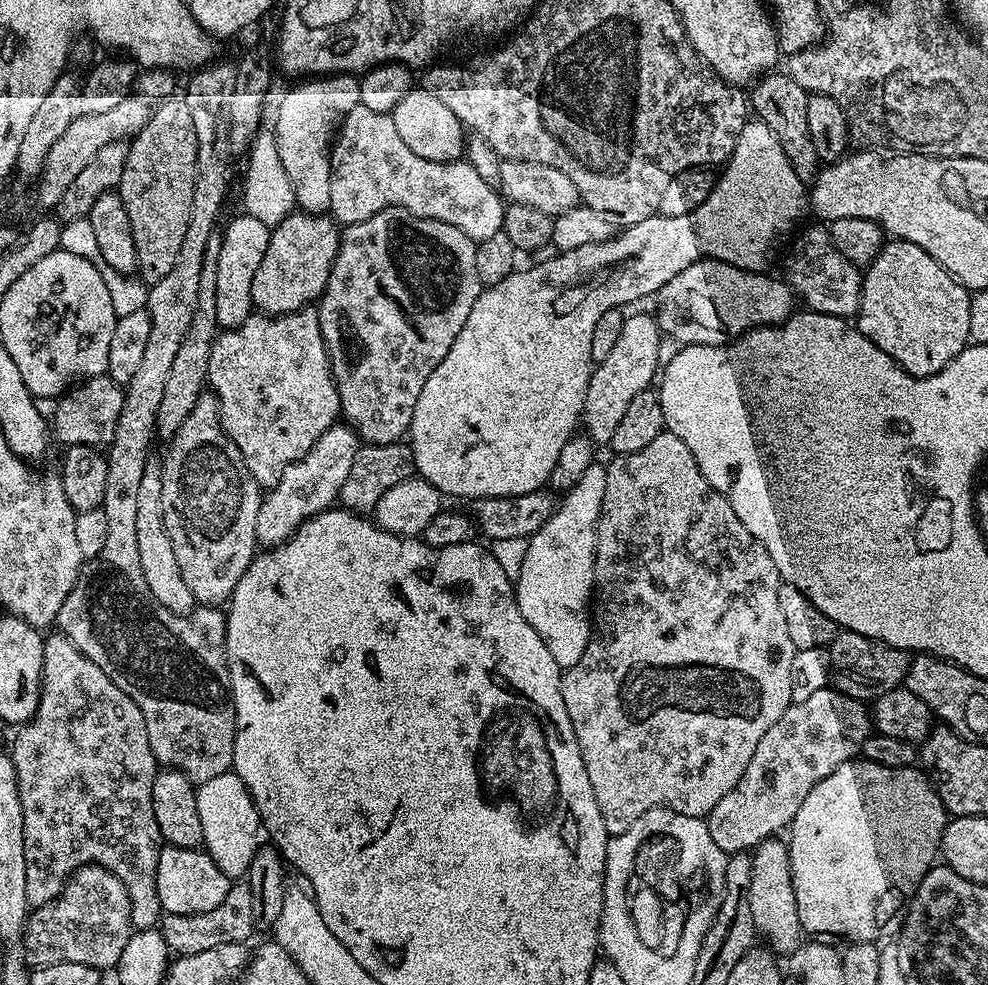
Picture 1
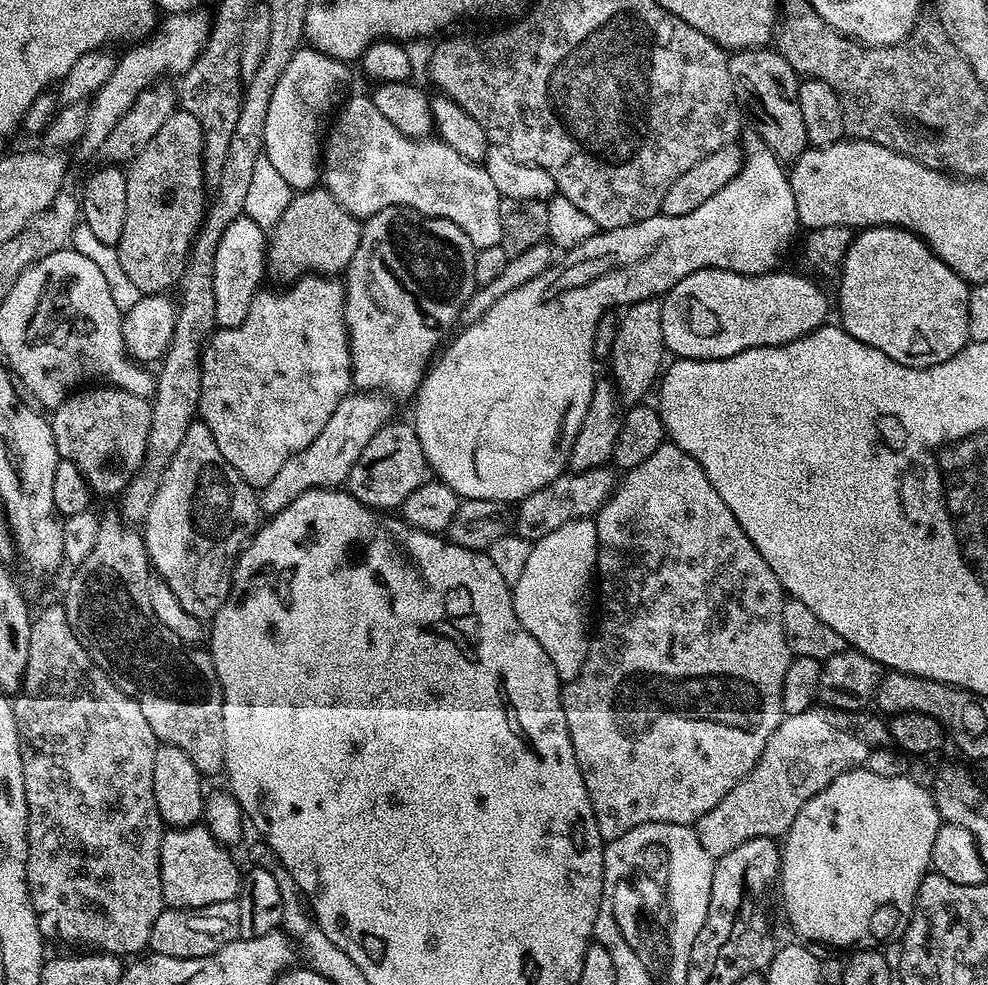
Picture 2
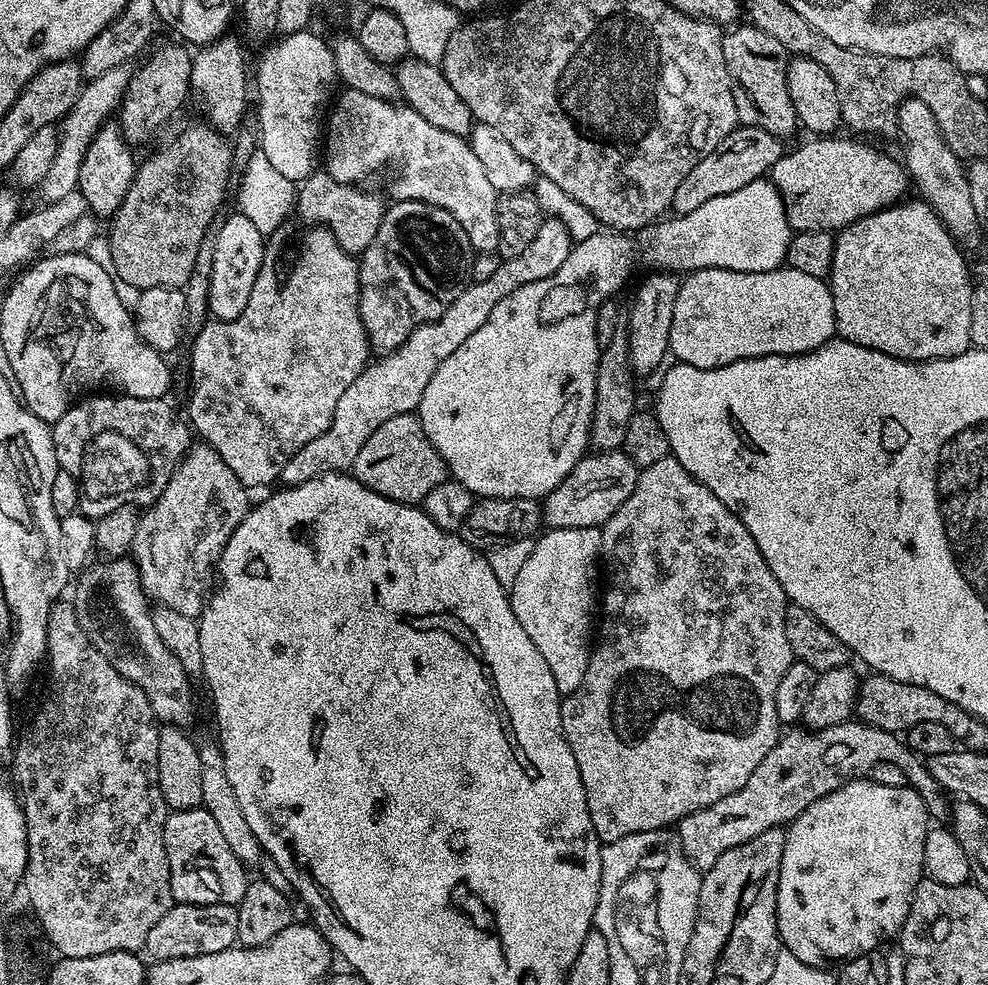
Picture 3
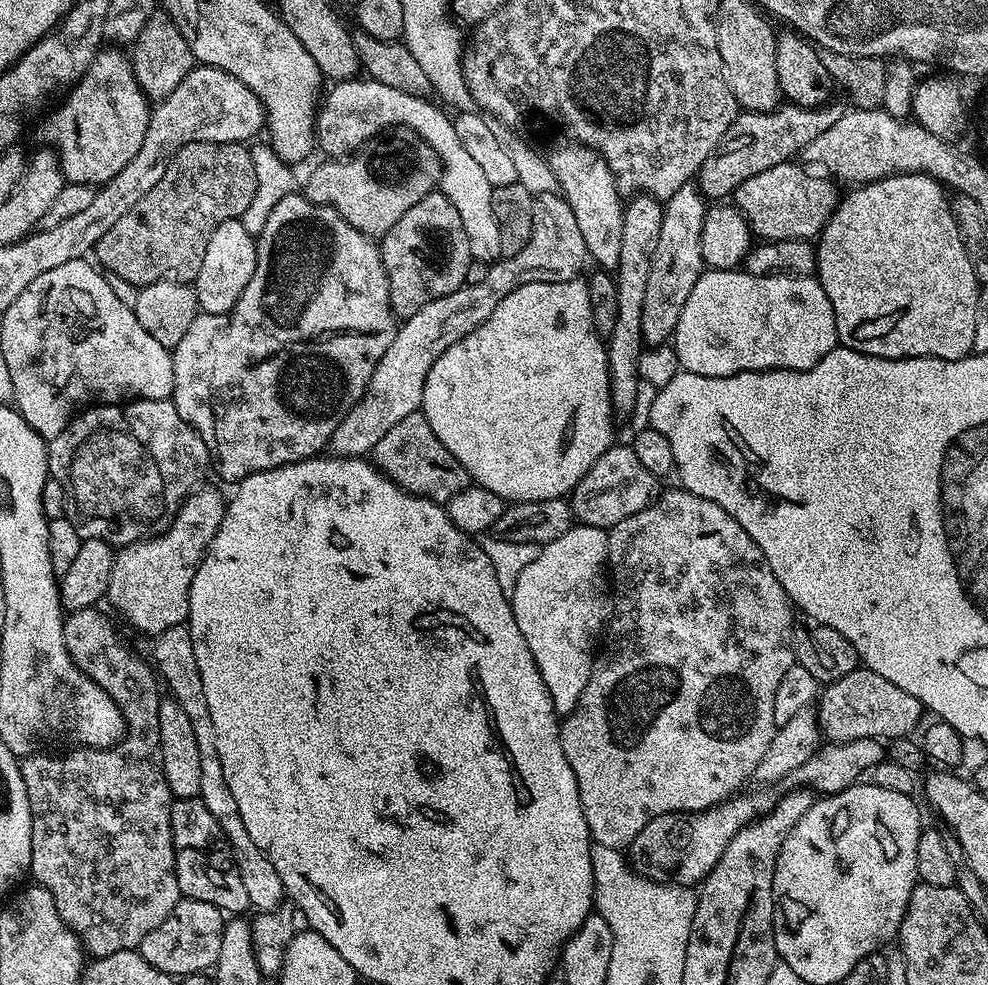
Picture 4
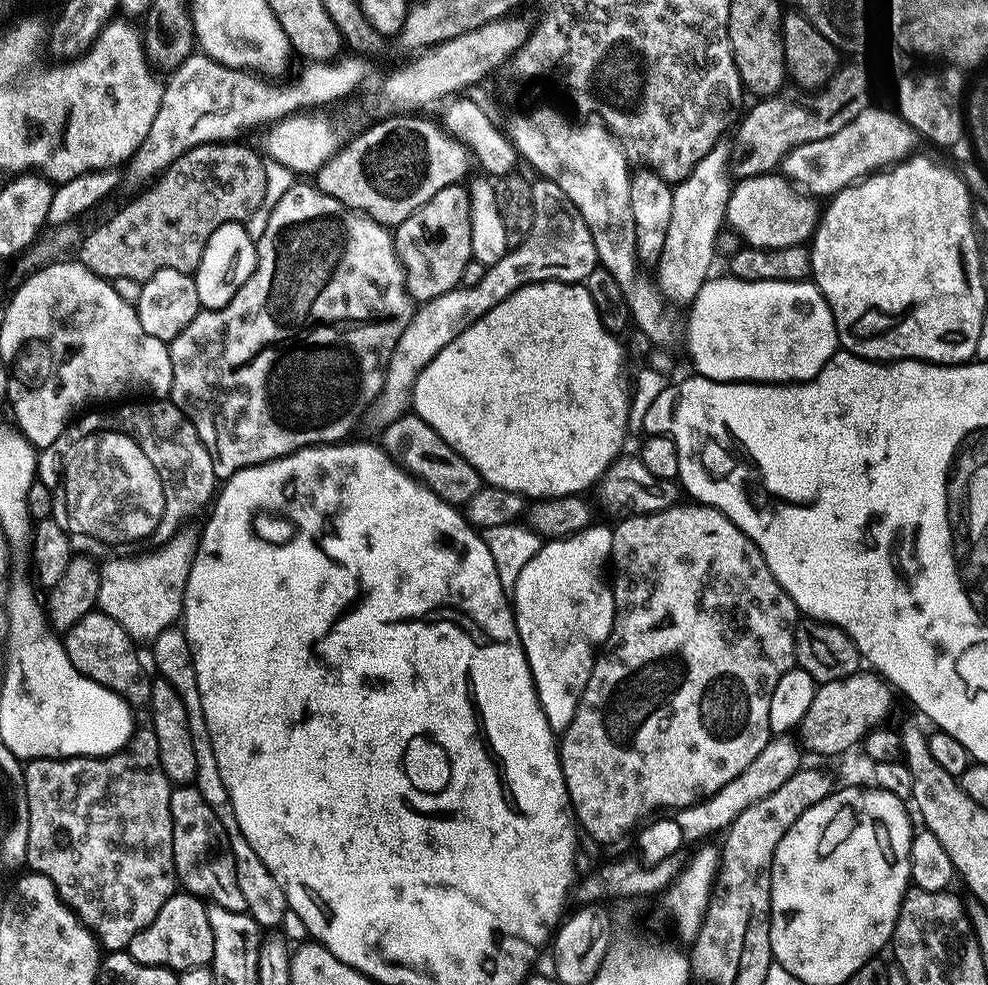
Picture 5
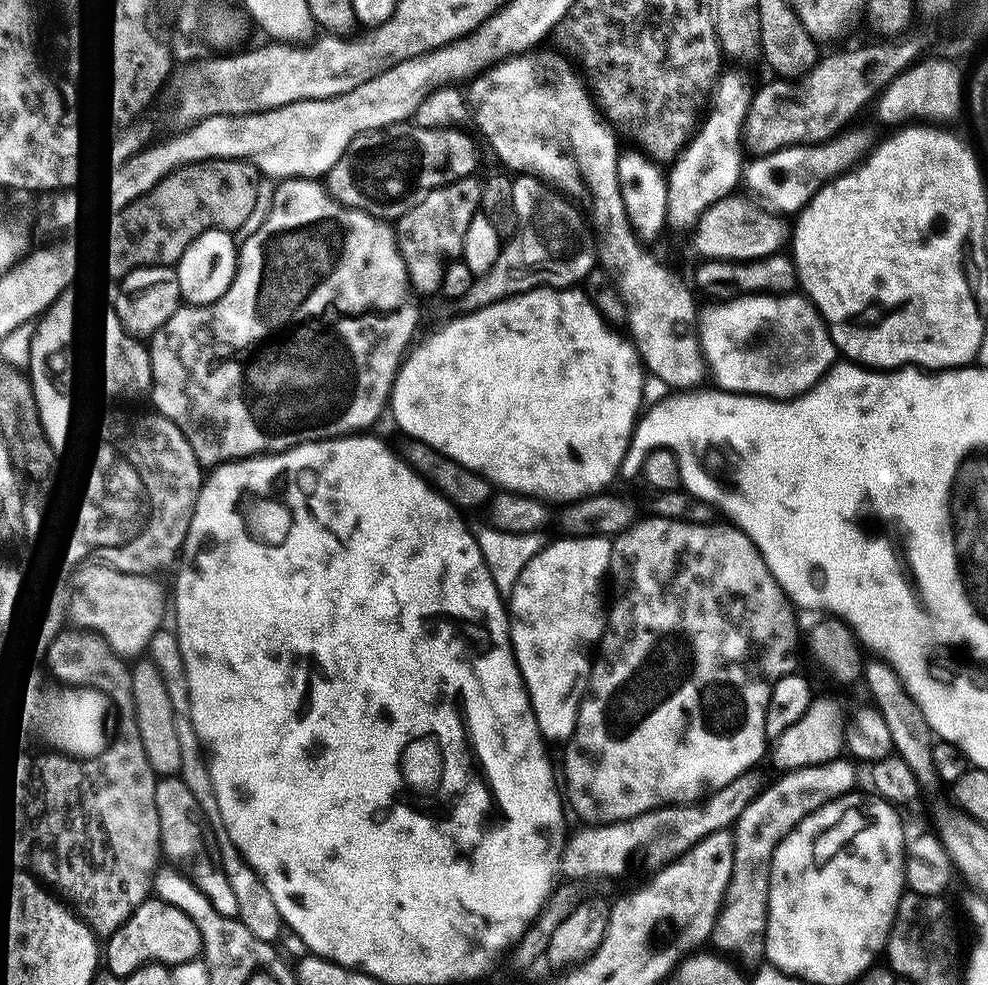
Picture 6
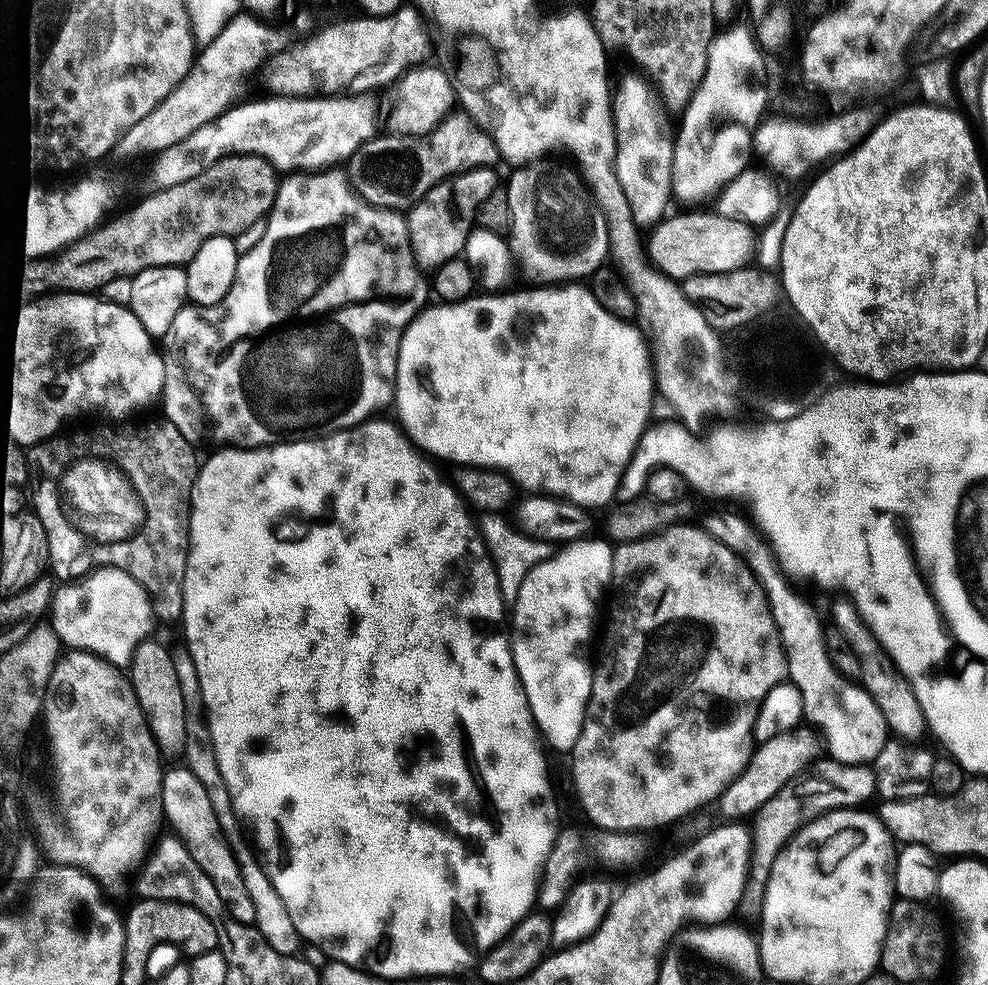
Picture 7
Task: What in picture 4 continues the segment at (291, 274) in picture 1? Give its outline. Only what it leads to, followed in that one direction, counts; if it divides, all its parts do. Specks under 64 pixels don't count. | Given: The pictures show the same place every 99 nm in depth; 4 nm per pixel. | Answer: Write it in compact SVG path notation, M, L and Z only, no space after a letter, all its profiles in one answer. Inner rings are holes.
M389 128L375 142L369 142L360 149L359 152L352 153L347 158L328 158L323 161L325 164L320 164L308 176L308 181L303 181L302 195L310 202L321 204L322 206L330 206L334 210L338 210L338 214L342 214L346 218L346 222L350 222L354 226L354 230L358 230L362 234L373 238L382 238L390 230L390 226L394 226L394 222L398 222L398 218L402 218L402 214L406 214L406 210L410 210L410 206L414 206L418 202L422 202L422 198L426 198L437 187L440 178L440 159L438 154L430 145L425 142L420 135L412 128Z

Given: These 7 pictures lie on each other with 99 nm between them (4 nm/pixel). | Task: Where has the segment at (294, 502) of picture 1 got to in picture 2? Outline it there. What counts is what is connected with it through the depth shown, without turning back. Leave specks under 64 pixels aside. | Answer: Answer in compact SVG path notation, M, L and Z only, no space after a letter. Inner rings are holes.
M363 390L344 396L342 402L338 402L338 410L330 414L330 422L326 422L322 434L318 434L318 438L314 438L314 442L306 446L306 450L291 456L279 468L278 474L274 474L270 483L259 489L261 513L268 518L277 516L282 510L286 510L286 506L290 506L290 502L294 502L294 498L312 488L335 488L343 485L354 462L358 462L358 454L366 450L366 442L370 442L376 431L389 423L390 408L387 403L389 401L383 395Z

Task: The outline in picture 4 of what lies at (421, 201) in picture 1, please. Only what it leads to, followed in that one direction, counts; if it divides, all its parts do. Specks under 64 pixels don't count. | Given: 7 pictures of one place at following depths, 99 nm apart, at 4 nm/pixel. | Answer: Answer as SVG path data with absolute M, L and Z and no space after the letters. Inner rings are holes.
M353 78L341 80L333 83L332 89L325 91L322 96L322 103L316 113L316 144L328 158L347 158L354 152L359 152L365 144L375 141L377 137L388 131L389 128L412 128L427 142L430 147L438 154L440 159L440 178L438 181L439 191L458 210L458 218L462 218L462 226L468 235L470 250L472 251L473 261L488 260L495 262L501 259L502 237L498 235L498 221L494 218L494 206L492 205L492 183L482 174L482 169L478 167L478 162L467 152L466 146L458 139L456 125L453 117L447 116L443 112L445 109L439 103L431 104L431 99L406 94L403 90L396 90L391 86L383 85L382 82L371 78Z

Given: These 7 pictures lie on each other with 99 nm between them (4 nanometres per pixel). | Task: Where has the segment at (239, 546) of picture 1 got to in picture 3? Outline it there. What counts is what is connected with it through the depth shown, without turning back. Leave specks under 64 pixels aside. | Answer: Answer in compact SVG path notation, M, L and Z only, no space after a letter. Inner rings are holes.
M207 442L196 443L185 452L164 488L159 489L157 496L160 497L148 509L140 512L138 530L130 549L131 559L136 561L136 569L140 571L140 584L145 593L157 605L178 610L178 614L193 618L199 617L204 611L222 550L226 542L230 542L230 534L238 530L250 507L249 489L236 477L234 470L230 470L230 466L222 462L220 455Z

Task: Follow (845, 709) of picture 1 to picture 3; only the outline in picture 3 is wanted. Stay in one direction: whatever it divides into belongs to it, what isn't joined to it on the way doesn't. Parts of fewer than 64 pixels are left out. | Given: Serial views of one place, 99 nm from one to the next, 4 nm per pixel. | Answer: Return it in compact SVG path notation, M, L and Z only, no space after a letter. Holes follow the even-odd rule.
M849 718L841 724L815 730L792 731L796 730L785 731L770 754L758 762L754 774L746 778L746 786L734 794L726 794L726 798L714 802L714 806L698 810L680 821L680 847L697 868L706 870L714 866L726 850L734 850L734 846L750 842L750 838L758 838L758 834L766 834L766 830L791 824L802 810L818 802L818 798L838 790L849 780L867 777L878 762L894 762L894 766L906 774L911 788L920 795L933 821L951 821L949 797L940 784L934 782L927 763L897 733L875 728L859 718Z

